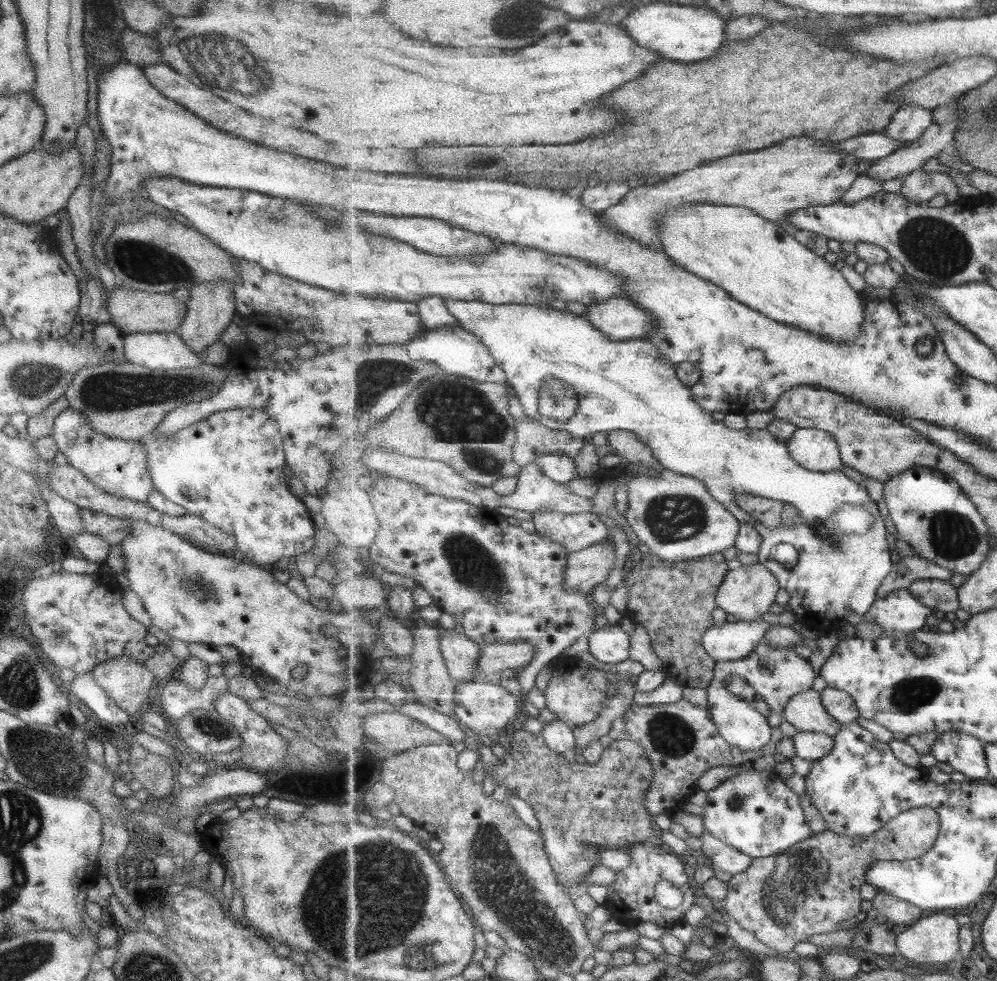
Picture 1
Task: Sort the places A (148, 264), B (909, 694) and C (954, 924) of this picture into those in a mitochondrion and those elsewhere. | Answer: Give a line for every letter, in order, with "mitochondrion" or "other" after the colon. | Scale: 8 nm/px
A: mitochondrion
B: mitochondrion
C: other

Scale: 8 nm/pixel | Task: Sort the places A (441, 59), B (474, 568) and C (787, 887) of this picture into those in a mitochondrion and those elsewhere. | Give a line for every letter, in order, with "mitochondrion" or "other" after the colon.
A: other
B: mitochondrion
C: mitochondrion

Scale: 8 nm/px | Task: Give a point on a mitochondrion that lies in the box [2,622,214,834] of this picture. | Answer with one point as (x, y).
(36, 758)

